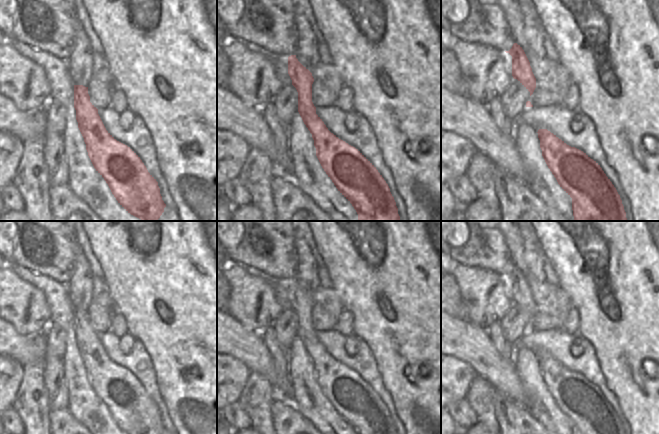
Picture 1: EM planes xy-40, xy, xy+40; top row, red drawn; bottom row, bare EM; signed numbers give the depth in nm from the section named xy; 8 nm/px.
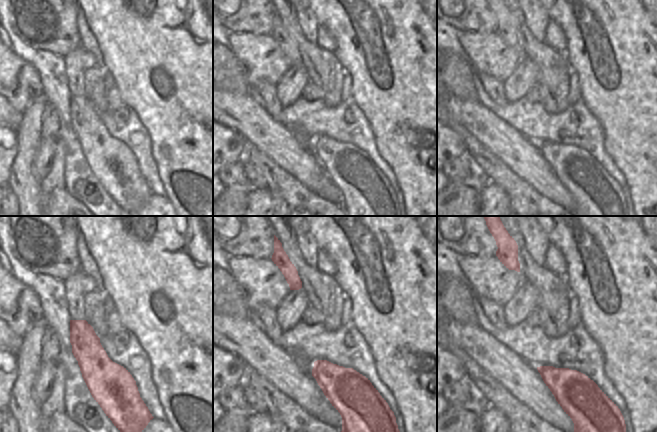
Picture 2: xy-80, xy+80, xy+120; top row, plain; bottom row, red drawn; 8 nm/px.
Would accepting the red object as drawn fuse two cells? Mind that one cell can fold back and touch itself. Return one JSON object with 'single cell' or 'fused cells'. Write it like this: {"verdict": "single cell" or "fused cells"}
{"verdict": "single cell"}

